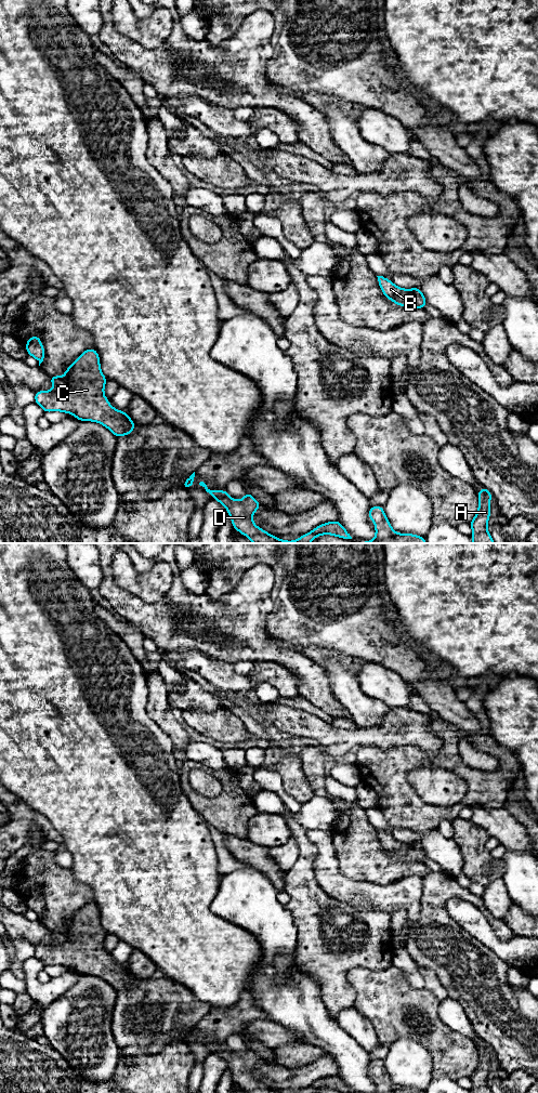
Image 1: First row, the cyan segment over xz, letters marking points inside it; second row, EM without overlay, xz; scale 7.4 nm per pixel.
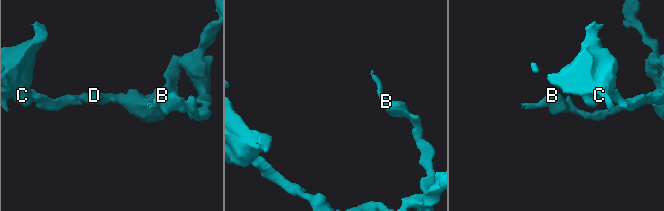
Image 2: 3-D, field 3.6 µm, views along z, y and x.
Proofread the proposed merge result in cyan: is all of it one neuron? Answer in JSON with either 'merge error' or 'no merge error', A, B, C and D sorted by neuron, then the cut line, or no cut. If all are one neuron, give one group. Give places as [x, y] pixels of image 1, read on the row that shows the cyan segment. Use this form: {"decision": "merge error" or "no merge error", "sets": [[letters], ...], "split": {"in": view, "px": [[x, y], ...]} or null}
{"decision": "no merge error", "sets": [["A", "B", "C", "D"]], "split": null}

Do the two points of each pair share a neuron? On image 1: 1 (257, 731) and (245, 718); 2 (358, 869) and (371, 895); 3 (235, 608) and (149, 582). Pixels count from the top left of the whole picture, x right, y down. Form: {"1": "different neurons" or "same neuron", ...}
{"1": "same neuron", "2": "different neurons", "3": "different neurons"}

